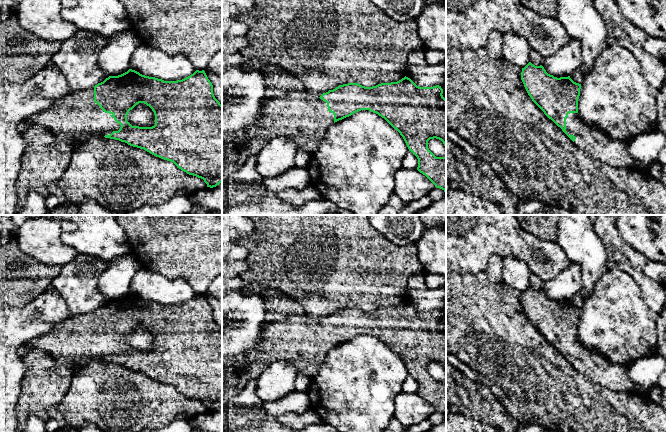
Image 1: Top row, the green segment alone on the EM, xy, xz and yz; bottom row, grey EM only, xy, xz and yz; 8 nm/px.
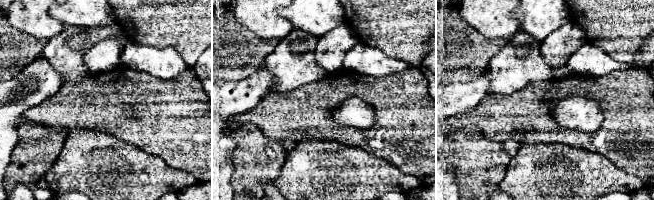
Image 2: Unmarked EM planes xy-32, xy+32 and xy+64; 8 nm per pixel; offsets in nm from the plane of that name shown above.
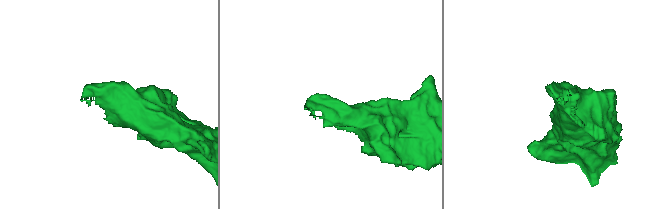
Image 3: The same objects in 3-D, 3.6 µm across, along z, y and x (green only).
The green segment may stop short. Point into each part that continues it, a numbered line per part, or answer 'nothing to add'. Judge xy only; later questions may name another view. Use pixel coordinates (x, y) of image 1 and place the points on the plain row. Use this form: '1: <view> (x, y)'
1: xy (76, 340)

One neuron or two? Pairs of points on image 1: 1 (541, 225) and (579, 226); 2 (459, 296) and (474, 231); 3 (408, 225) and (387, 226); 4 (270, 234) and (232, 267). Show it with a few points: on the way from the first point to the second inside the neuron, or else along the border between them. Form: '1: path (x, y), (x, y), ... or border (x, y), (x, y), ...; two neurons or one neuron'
1: border (558, 225), (556, 241); two neurons
2: border (456, 272), (460, 275); two neurons
3: path (403, 225), (392, 225); one neuron
4: border (245, 259), (247, 268), (240, 278); two neurons

